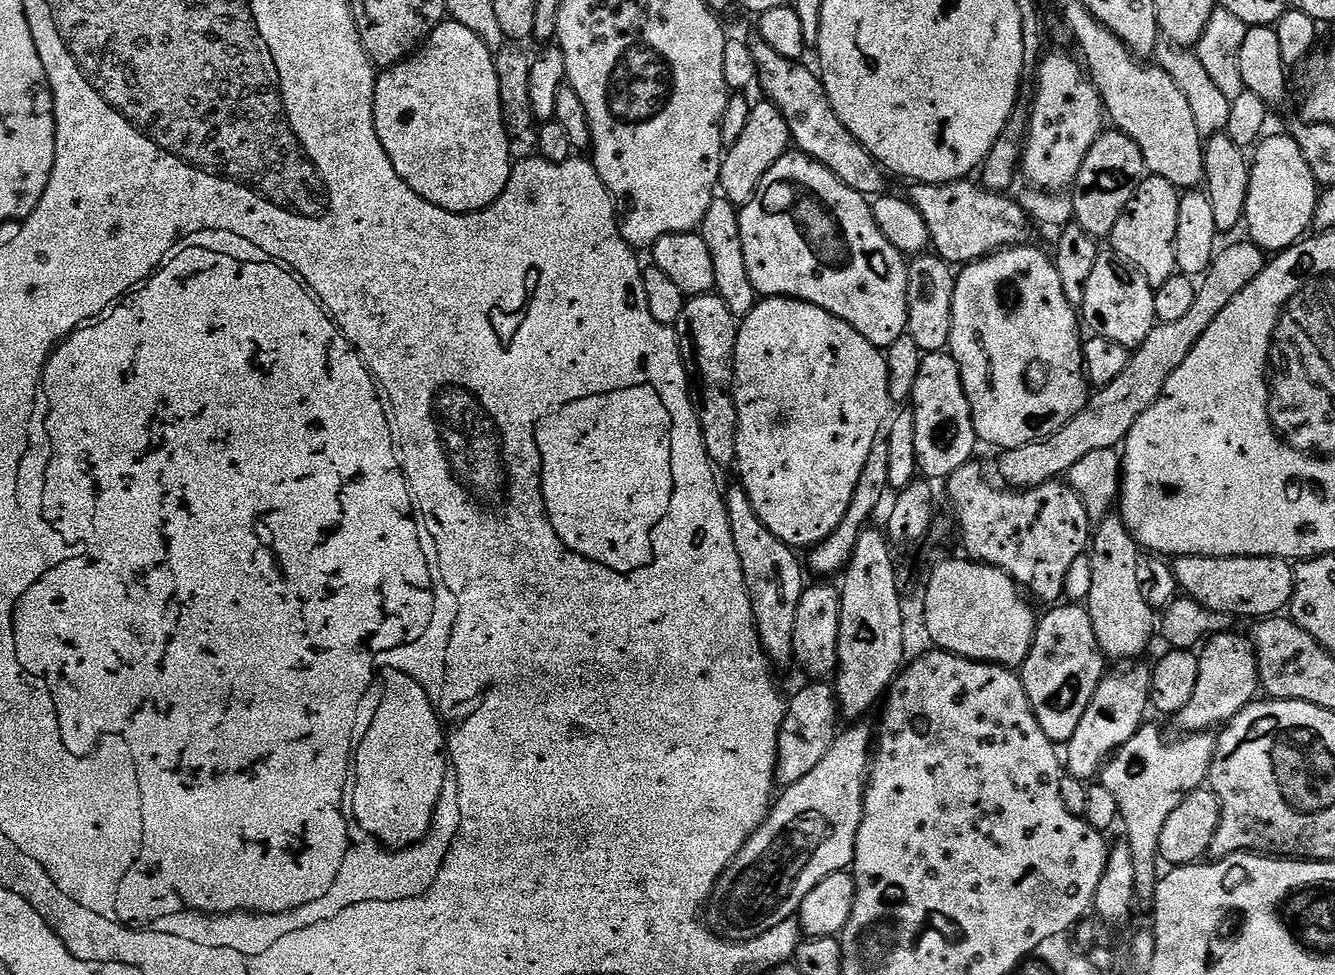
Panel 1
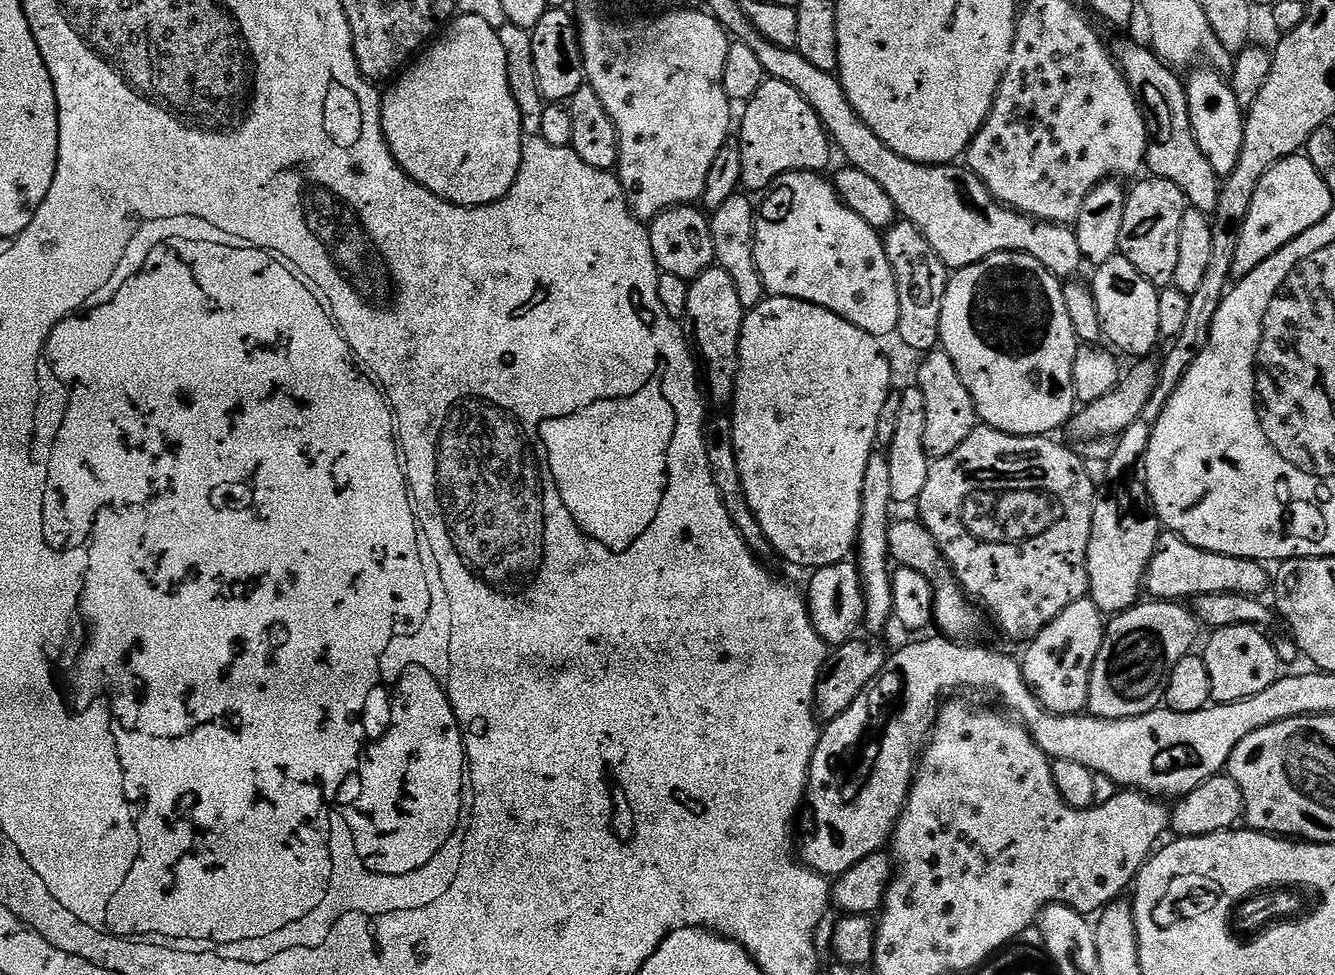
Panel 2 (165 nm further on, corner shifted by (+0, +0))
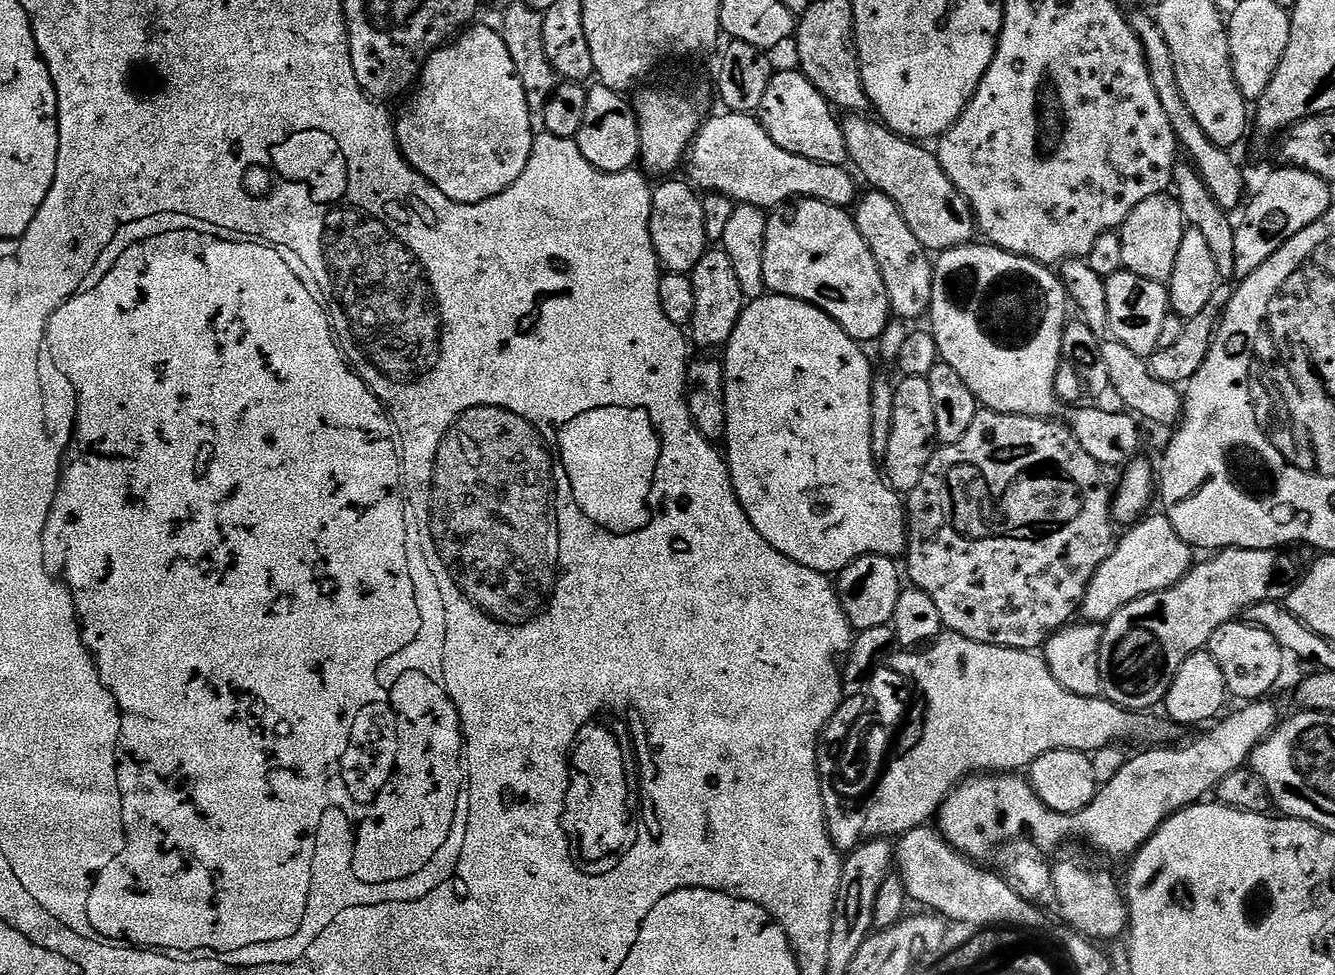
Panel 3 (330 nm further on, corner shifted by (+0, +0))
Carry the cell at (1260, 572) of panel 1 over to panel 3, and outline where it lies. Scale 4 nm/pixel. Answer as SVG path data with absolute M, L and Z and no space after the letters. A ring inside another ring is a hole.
M1163 514L1145 515L1127 529L1124 537L1115 541L1111 554L1098 566L1084 600L1080 604L1079 615L1089 624L1105 625L1118 610L1146 594L1154 594L1174 586L1194 566L1194 549L1178 534L1175 524Z

